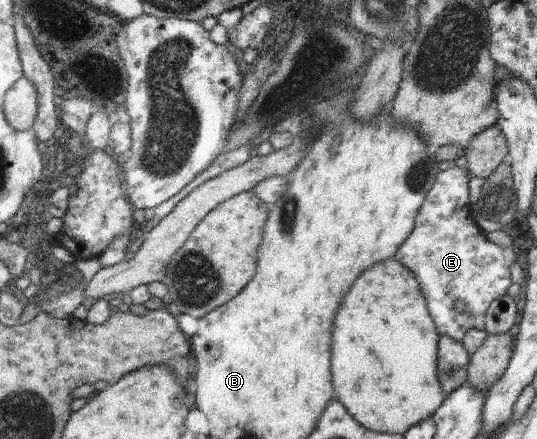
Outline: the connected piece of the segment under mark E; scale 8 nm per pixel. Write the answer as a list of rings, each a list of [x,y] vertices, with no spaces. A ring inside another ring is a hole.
[[[455,164],[439,171],[419,206],[408,238],[394,254],[418,280],[437,334],[456,342],[471,329],[484,331],[486,309],[492,300],[508,290],[511,284],[508,267],[516,260],[512,246],[500,248],[488,242],[484,238],[486,233],[475,223],[468,200],[469,180],[466,168]],[[454,302],[462,302],[464,312],[457,312]]]

